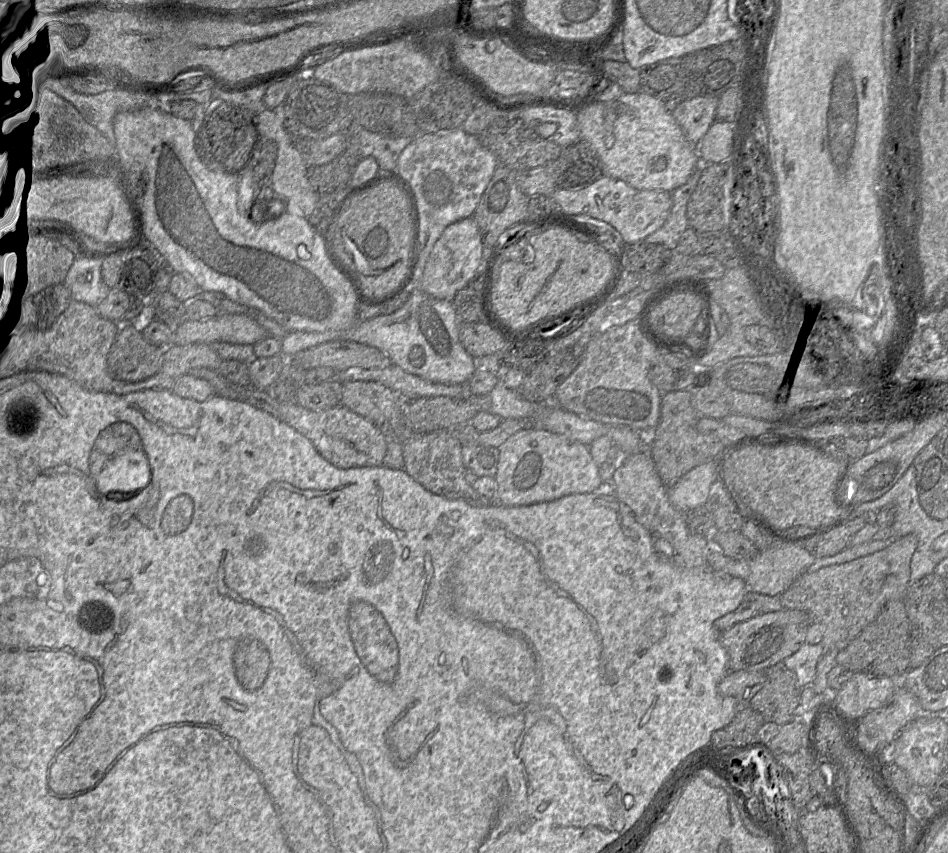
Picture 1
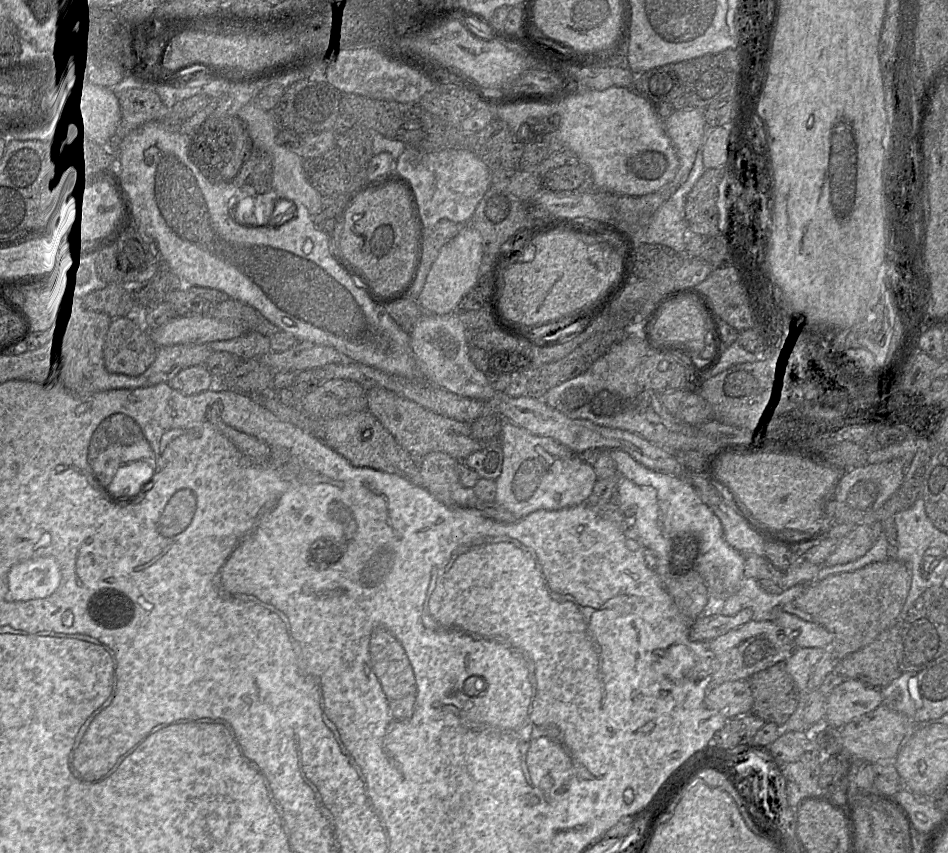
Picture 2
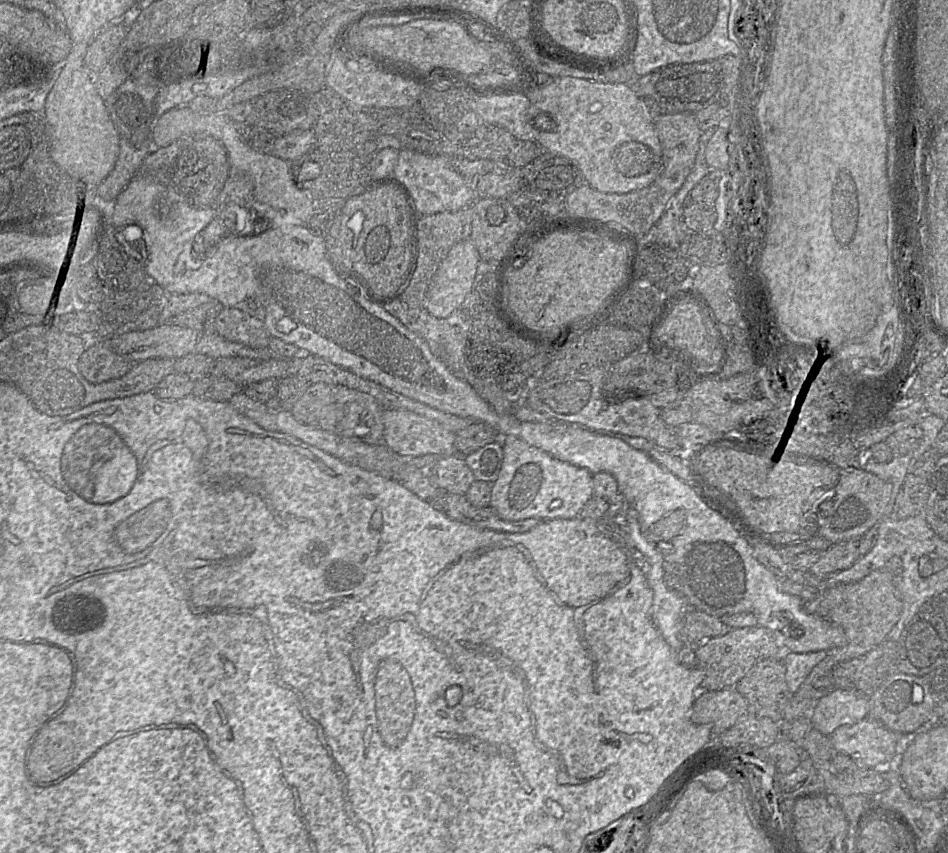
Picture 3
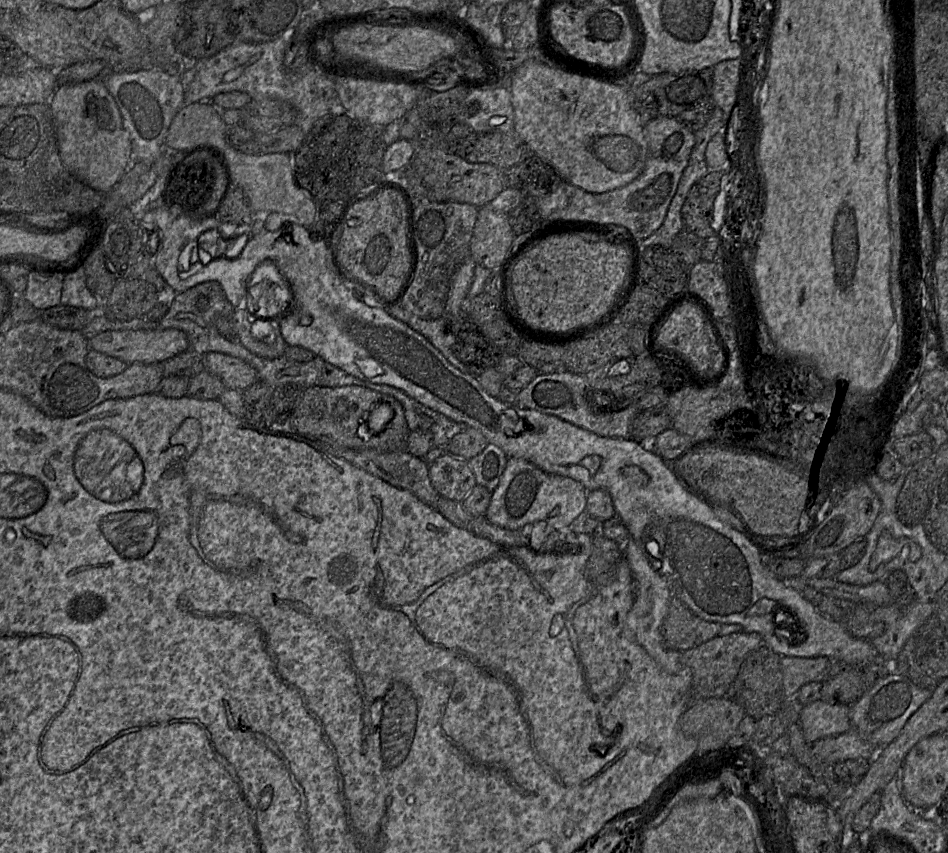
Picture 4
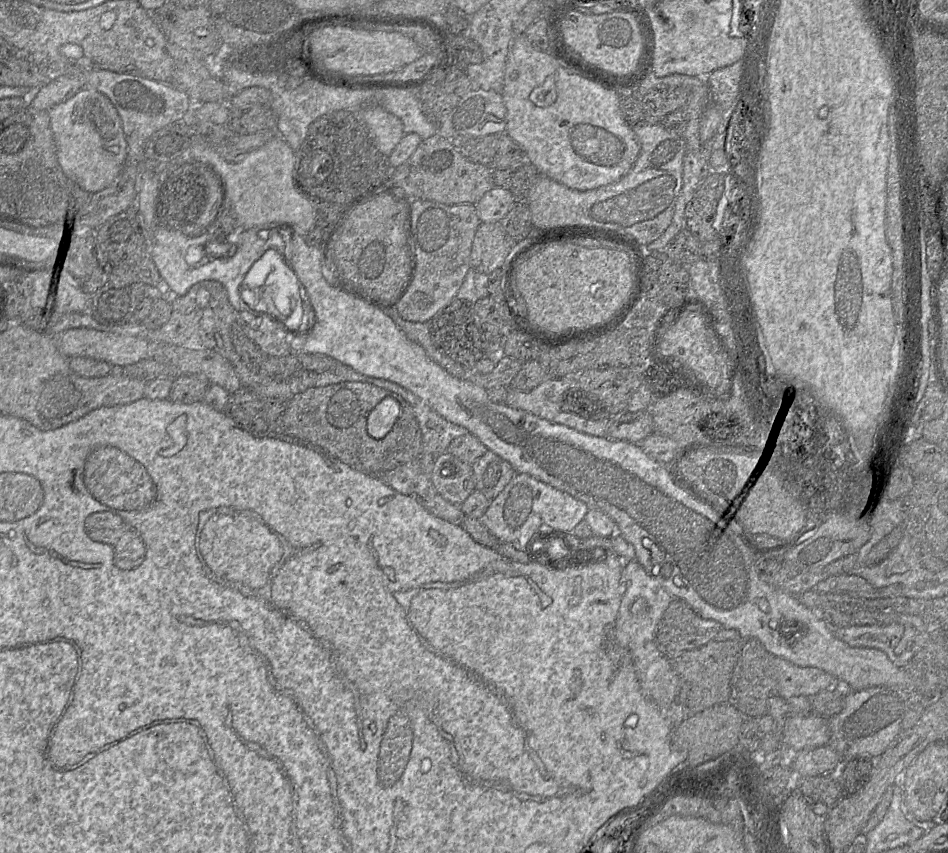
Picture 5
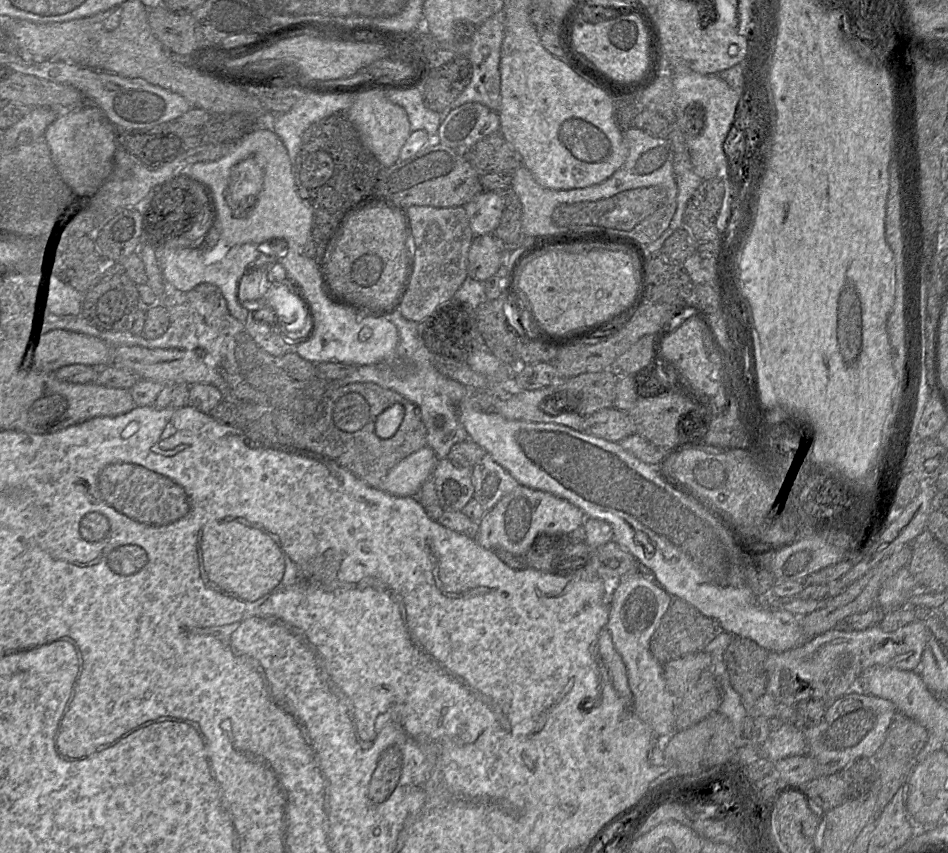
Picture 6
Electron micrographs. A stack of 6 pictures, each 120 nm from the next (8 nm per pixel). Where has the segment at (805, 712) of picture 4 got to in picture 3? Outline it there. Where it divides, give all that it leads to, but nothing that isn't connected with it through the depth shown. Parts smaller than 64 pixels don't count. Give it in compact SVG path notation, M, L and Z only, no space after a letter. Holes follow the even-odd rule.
M835 689L809 711L812 728L830 736L838 727L856 724L869 715L868 697L857 691Z

